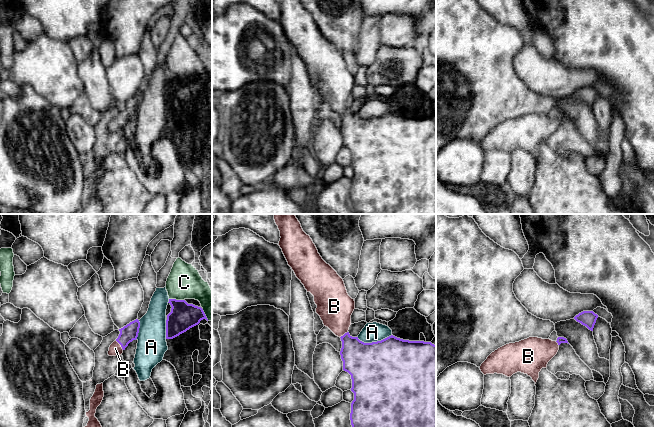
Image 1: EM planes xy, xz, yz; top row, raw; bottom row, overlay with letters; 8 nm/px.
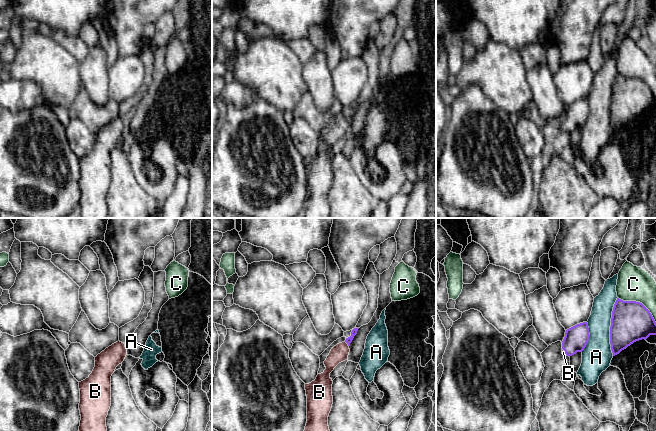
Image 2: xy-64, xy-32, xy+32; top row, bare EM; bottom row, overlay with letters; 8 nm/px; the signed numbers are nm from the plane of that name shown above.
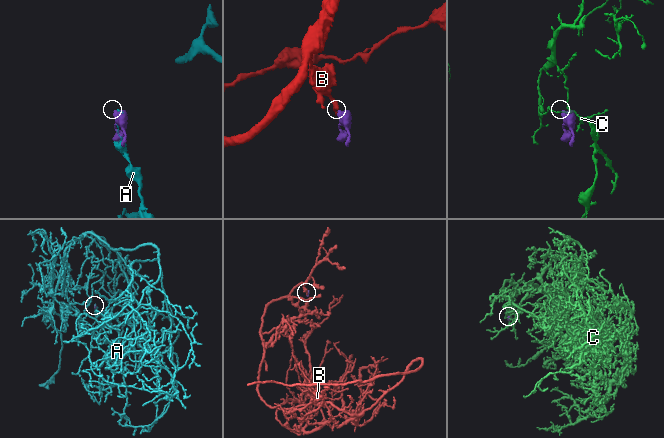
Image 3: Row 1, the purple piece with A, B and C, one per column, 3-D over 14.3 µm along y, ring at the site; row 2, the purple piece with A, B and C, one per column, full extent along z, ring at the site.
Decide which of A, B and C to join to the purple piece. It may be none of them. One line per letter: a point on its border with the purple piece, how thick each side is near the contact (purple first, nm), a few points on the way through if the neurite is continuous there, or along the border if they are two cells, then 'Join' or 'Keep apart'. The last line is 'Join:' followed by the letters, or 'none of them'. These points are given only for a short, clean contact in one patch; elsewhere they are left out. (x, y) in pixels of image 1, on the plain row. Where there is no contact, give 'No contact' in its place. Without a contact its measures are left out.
A: Touches purple at xz (374, 118). Thickness 500 nm (purple) against 160 nm. Keep apart
B: Touches purple at xy (120, 120). Thickness 140 nm (purple) against 100 nm. Path across: xy (128, 109), (120, 120), (115, 124). Join
C: Touches purple at xy (175, 75). Thickness 220 nm (purple) against 280 nm. Keep apart
Join: B

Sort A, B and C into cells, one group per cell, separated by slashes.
A / B / C

